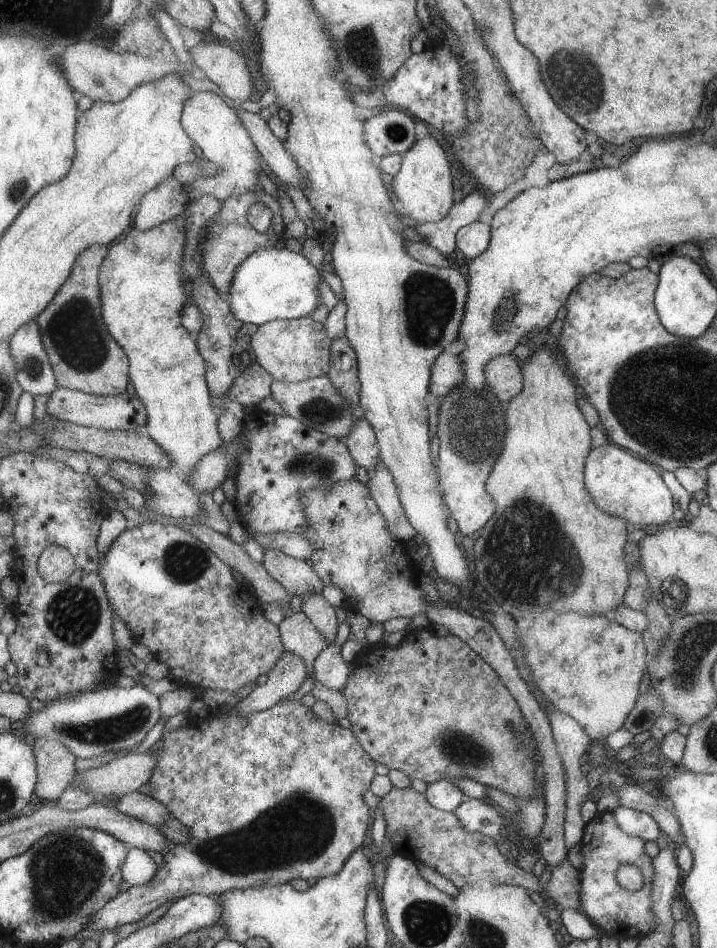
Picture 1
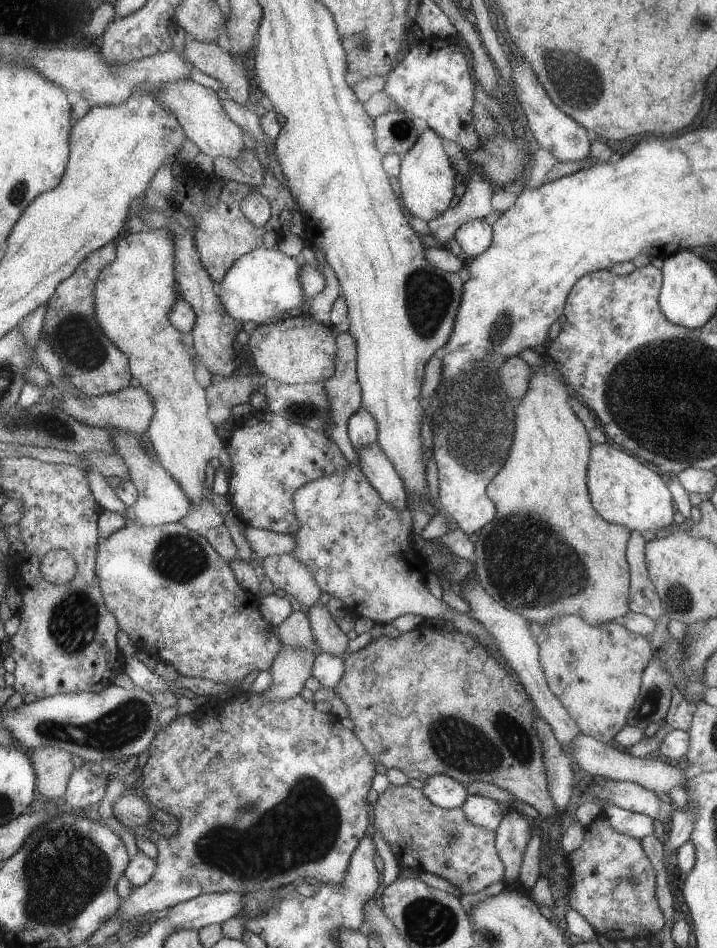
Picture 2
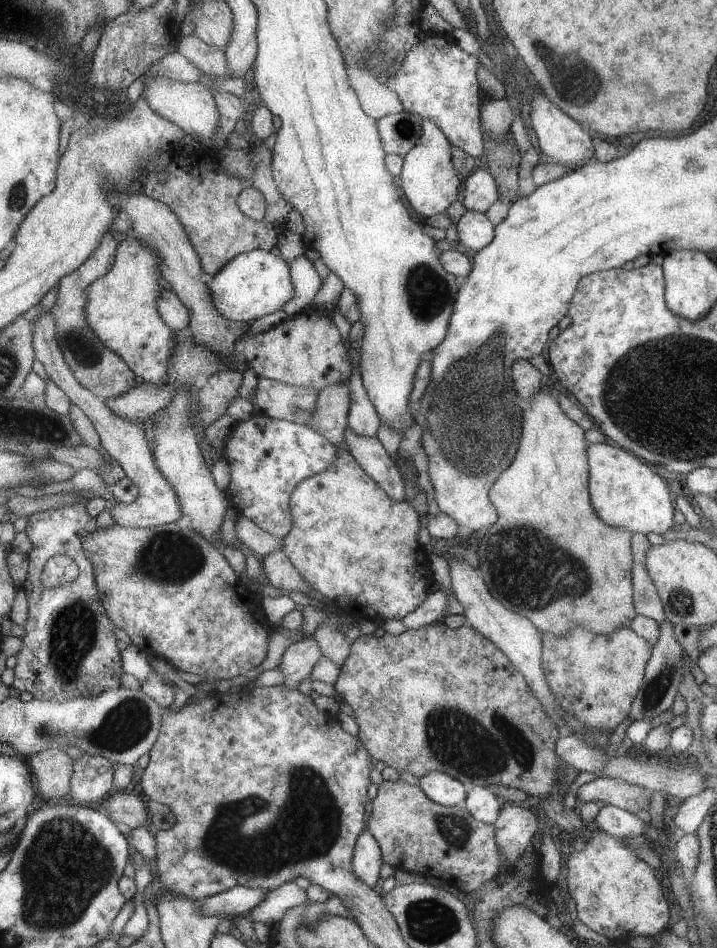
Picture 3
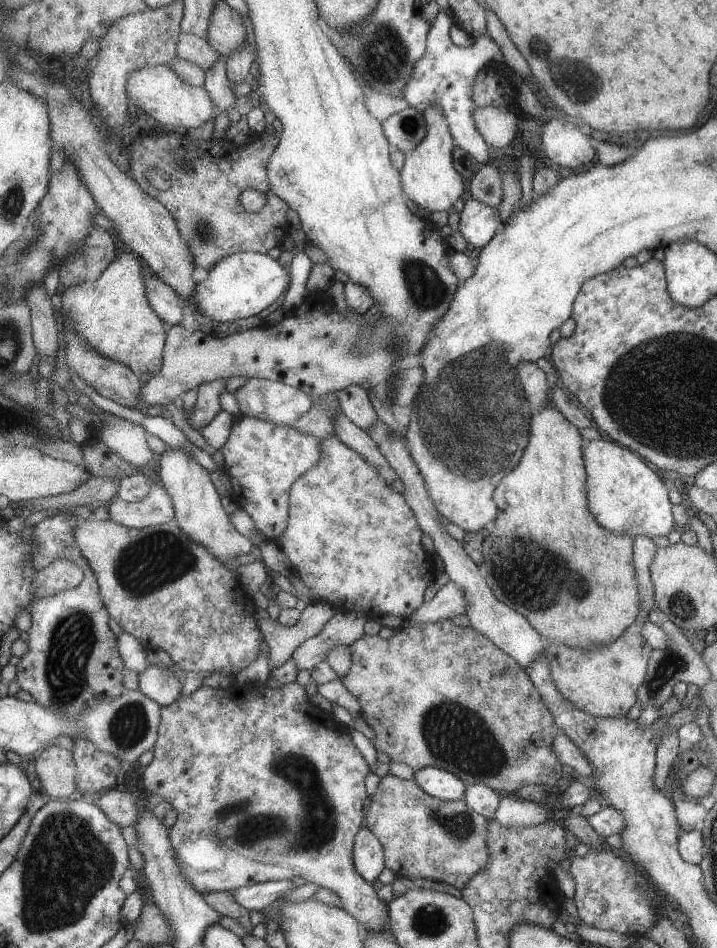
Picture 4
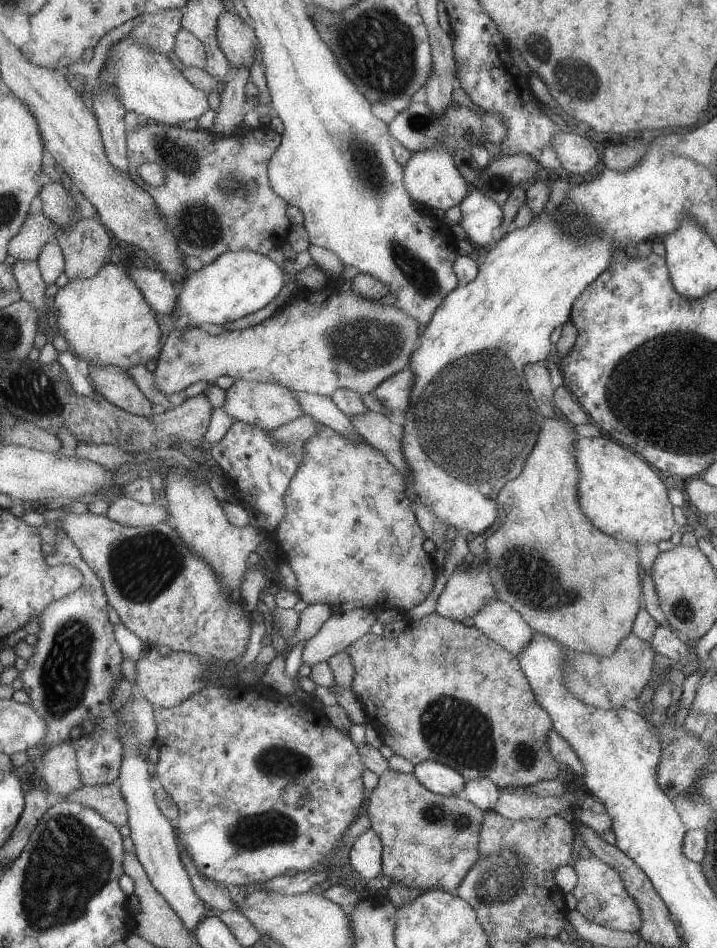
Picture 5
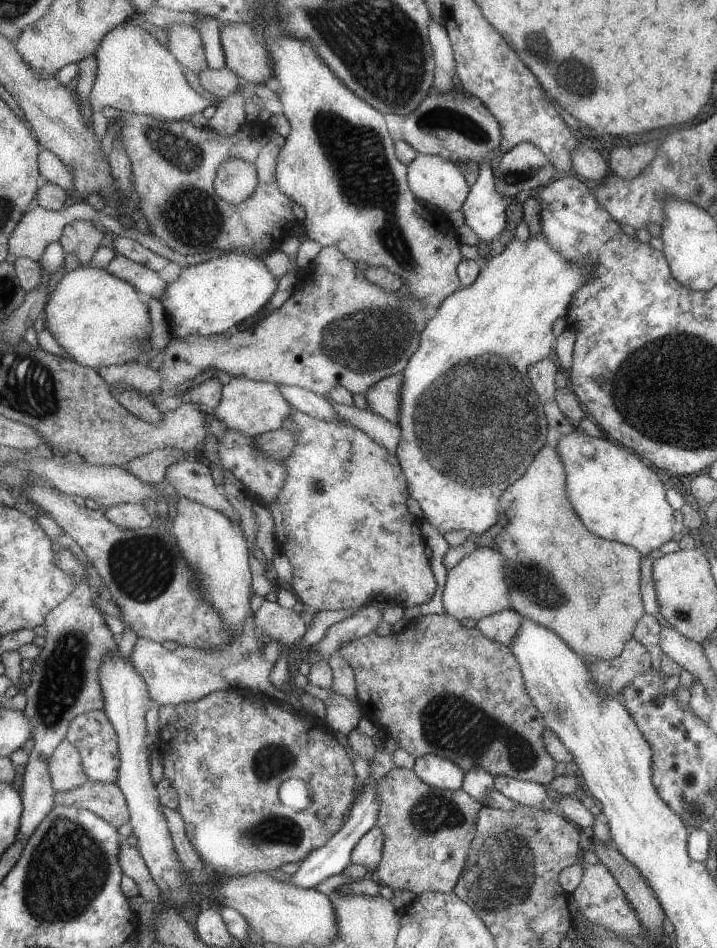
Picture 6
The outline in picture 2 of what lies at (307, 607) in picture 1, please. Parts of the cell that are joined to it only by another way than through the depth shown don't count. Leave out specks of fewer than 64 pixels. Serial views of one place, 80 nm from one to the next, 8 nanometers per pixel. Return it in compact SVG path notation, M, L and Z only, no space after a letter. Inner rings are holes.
M315 602L305 614L307 614L314 643L318 646L318 652L342 658L349 639L339 628L337 620L329 614L325 605Z

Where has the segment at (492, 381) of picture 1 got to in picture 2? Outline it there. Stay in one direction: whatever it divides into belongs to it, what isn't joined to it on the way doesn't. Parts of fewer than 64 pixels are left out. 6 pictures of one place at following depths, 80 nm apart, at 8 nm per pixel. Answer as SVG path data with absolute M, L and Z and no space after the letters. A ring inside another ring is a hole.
M509 357L499 369L500 381L507 390L507 396L519 401L527 392L533 367L527 365L520 357Z

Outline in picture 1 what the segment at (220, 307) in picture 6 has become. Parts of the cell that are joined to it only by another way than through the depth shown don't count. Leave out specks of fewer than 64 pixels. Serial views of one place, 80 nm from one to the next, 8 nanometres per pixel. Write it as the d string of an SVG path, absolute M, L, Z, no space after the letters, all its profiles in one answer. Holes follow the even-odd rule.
M283 248L255 250L245 258L235 270L235 276L226 296L230 303L231 313L243 323L259 327L265 322L276 319L297 319L310 317L317 305L317 284L323 280L318 270L300 253L289 252Z

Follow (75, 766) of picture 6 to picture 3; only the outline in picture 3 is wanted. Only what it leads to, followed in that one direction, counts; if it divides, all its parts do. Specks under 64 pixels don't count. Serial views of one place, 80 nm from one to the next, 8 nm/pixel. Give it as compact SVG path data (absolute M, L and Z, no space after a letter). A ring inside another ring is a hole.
M41 750L28 761L37 781L37 791L50 802L67 801L71 793L74 760L66 750Z

